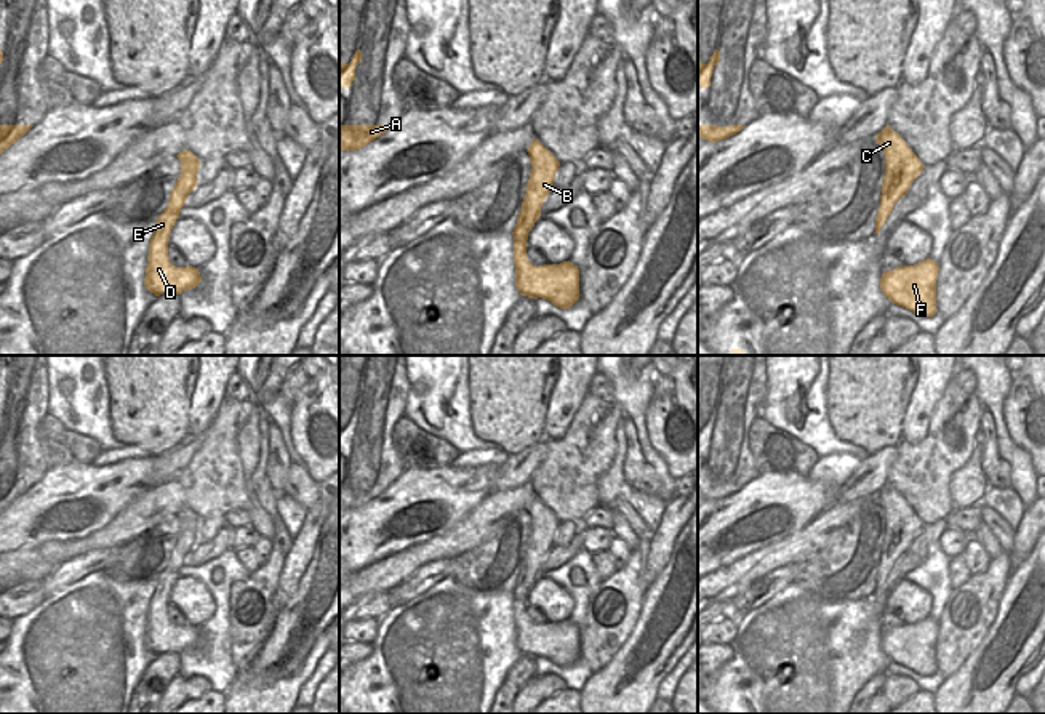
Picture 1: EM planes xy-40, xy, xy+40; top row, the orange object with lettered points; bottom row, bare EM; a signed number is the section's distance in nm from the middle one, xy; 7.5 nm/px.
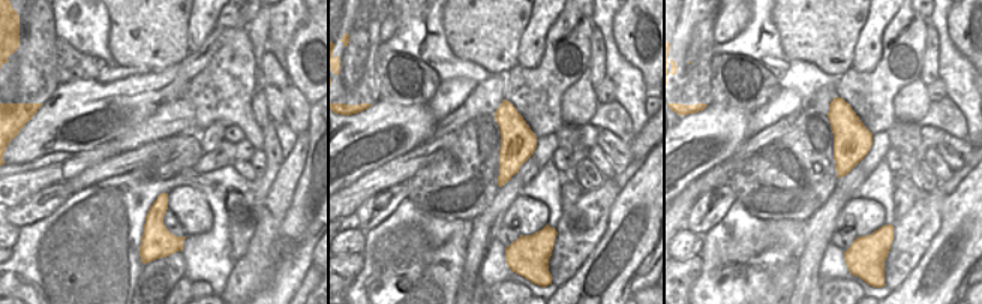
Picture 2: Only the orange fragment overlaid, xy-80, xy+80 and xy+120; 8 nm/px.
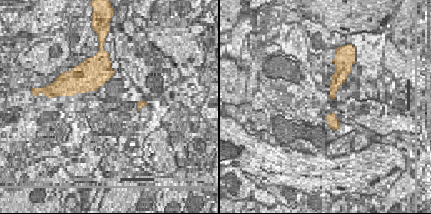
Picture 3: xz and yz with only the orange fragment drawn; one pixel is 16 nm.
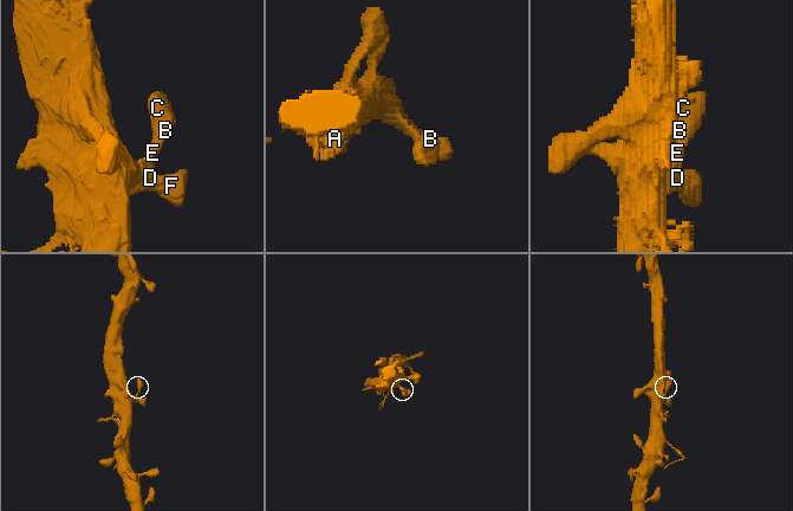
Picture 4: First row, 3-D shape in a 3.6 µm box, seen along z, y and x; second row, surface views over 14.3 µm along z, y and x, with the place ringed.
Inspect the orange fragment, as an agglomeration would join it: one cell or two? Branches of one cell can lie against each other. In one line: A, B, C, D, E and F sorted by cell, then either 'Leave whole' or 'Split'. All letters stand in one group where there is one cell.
Groups: A B C D E F. Leave whole

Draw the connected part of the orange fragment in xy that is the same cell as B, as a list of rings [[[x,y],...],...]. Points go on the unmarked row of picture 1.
[[[536,496],[528,506],[533,525],[514,594],[515,645],[522,655],[543,656],[560,668],[570,668],[579,658],[579,628],[570,620],[533,624],[527,616],[528,591],[541,575],[541,565],[554,548],[560,520]]]

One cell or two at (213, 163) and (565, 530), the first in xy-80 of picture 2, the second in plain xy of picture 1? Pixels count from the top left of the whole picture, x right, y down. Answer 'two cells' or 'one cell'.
two cells

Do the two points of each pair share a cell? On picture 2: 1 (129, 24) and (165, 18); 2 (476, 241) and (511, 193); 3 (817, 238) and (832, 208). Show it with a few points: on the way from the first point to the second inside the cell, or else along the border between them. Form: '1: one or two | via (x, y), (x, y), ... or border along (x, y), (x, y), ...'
1: one | via (138, 24), (146, 24), (156, 18)
2: one | via (485, 229), (499, 205)
3: one | via (819, 231), (825, 216)

